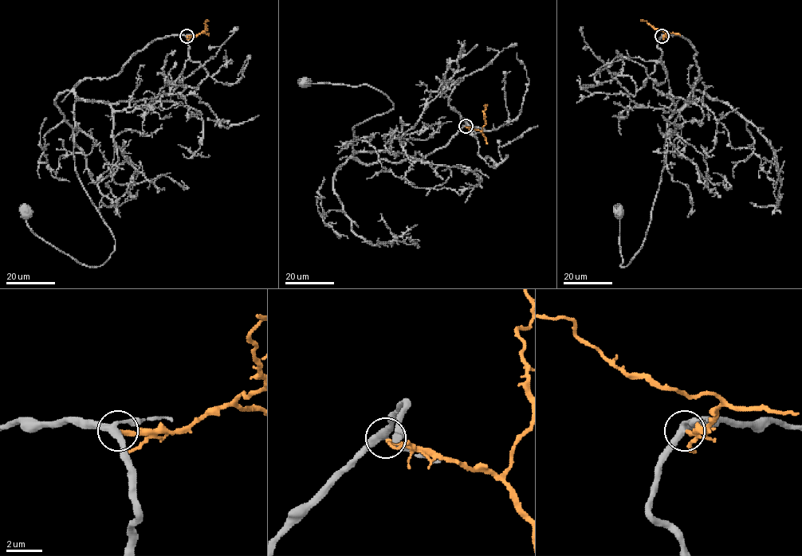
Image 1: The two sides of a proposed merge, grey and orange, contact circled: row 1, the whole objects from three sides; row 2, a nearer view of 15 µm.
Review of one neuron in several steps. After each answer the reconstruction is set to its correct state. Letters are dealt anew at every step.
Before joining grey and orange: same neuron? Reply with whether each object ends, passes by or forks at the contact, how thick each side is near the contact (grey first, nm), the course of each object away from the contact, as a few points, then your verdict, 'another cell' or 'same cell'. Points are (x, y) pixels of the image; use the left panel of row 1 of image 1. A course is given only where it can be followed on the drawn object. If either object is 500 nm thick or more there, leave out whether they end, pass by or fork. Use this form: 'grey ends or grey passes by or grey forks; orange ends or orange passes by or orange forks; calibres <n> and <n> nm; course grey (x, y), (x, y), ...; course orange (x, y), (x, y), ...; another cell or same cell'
grey forks; orange ends; calibres 340 and 240 nm; course grey (186, 36), (75, 88), (74, 166), (110, 257), (77, 262), (25, 211); course orange (186, 36), (197, 36), (206, 29), (205, 23), (208, 21); another cell

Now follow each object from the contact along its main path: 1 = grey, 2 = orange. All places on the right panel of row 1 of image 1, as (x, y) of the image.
1: (662, 36), (690, 43), (701, 78), (666, 127), (650, 222), (626, 267), (618, 211)
2: (662, 36), (666, 32), (654, 29), (646, 21), (641, 21)

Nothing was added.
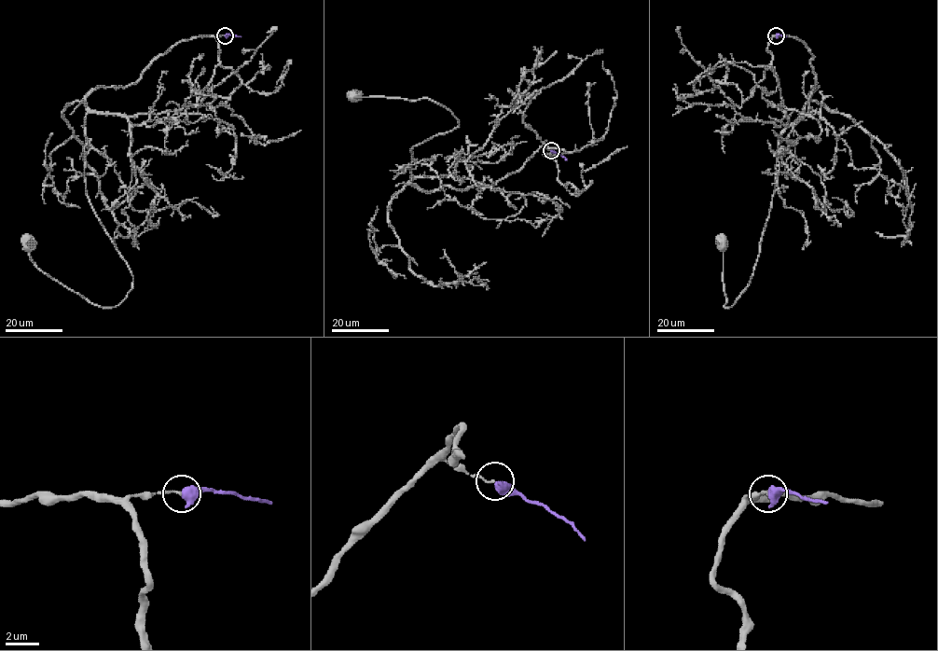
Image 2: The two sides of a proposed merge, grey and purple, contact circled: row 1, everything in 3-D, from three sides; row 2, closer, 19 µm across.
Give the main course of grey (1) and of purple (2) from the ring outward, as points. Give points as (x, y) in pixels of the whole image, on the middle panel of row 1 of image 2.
1: (551, 150), (540, 147), (489, 186), (422, 191), (411, 182), (410, 149), (459, 121), (430, 99), (353, 95)
2: (551, 150), (566, 160)

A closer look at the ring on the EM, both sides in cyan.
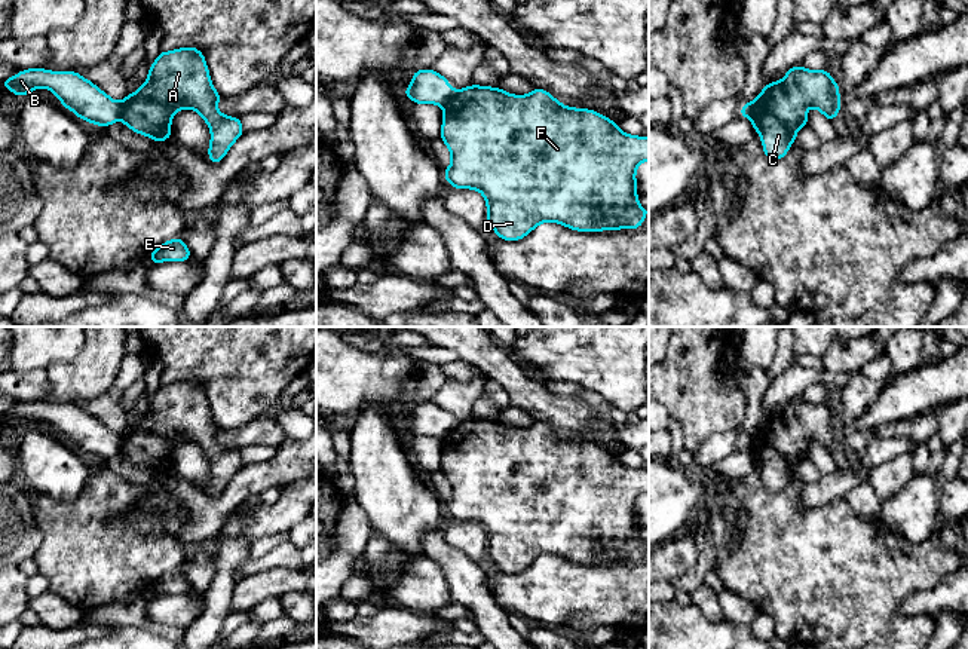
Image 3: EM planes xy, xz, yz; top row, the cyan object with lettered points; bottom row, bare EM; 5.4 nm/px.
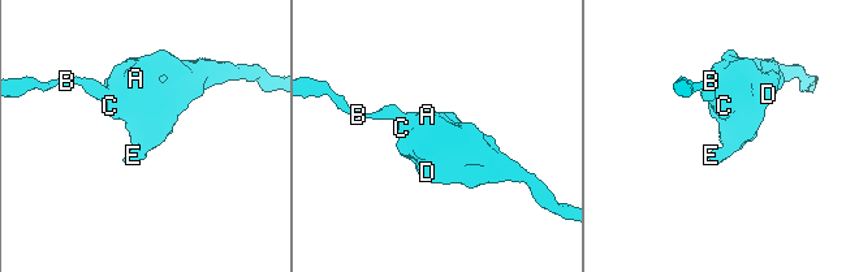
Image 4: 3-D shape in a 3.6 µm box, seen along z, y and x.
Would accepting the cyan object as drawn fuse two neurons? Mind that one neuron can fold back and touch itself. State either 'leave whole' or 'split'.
split

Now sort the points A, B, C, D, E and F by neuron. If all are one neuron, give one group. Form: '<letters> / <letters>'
A C D E F / B

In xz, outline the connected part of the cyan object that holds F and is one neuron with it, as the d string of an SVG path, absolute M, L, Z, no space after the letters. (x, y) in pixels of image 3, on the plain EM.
M471 417L451 423L442 437L441 472L451 484L444 511L453 521L474 521L487 535L487 558L497 570L518 573L540 555L560 555L579 564L638 561L649 542L638 538L635 502L649 493L649 471L628 468L594 443L572 441L549 425L534 420L529 428L511 428L500 420Z

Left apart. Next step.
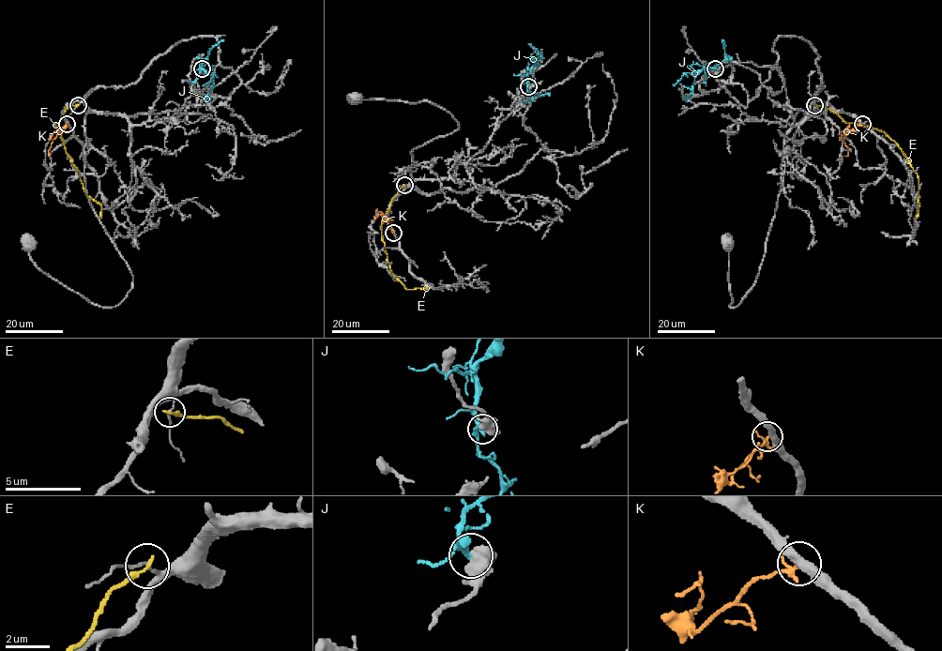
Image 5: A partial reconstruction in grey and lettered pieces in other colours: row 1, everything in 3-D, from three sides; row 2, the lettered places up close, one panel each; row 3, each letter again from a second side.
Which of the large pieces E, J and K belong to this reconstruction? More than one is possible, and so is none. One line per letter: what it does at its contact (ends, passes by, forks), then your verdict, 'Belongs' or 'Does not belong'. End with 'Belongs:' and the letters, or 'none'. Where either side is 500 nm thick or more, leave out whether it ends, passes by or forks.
E: It ends there. Does not belong
J: Does not belong
K: It passes by. Does not belong
Belongs: none

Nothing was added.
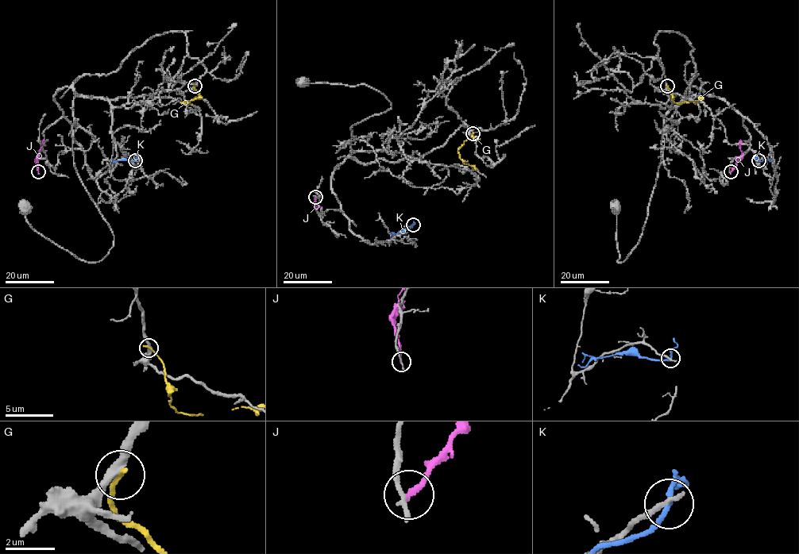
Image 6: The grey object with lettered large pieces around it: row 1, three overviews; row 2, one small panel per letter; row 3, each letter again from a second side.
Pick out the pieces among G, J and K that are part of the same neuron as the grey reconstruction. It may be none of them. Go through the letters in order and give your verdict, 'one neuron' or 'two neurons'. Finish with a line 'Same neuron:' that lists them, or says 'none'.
G: two neurons
J: two neurons
K: two neurons
Same neuron: none

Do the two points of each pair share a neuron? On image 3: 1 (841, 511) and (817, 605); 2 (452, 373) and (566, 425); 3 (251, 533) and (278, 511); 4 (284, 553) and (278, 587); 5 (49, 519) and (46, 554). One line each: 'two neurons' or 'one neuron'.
1: one neuron
2: two neurons
3: one neuron
4: two neurons
5: one neuron

